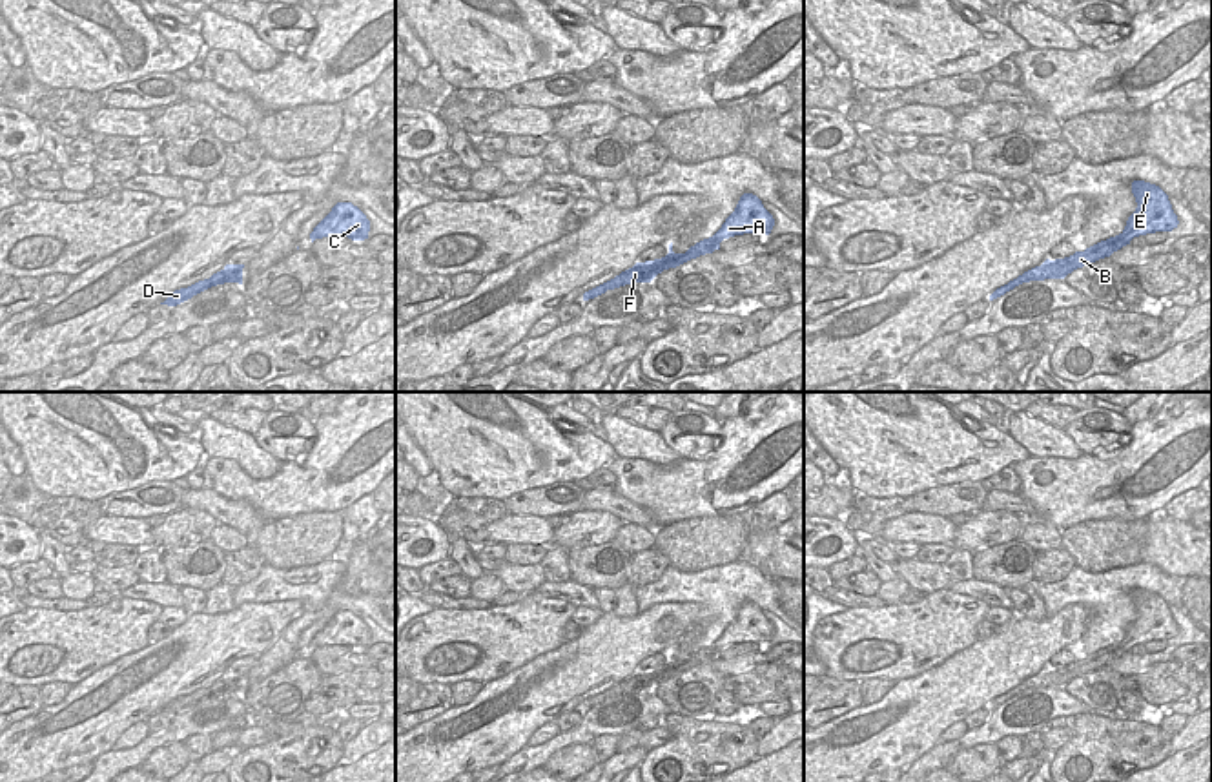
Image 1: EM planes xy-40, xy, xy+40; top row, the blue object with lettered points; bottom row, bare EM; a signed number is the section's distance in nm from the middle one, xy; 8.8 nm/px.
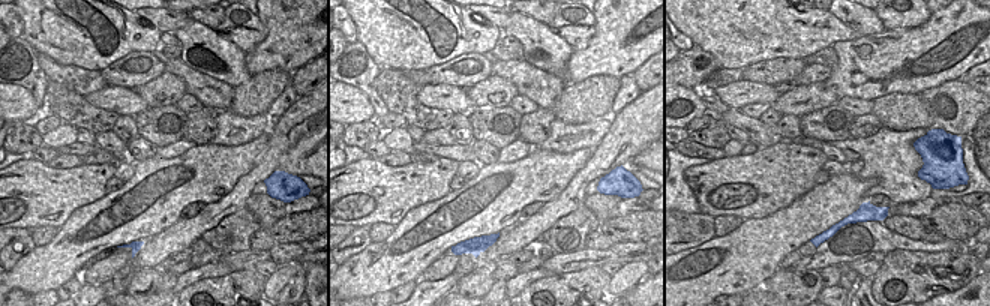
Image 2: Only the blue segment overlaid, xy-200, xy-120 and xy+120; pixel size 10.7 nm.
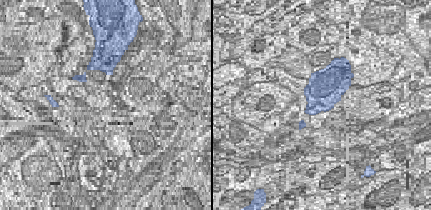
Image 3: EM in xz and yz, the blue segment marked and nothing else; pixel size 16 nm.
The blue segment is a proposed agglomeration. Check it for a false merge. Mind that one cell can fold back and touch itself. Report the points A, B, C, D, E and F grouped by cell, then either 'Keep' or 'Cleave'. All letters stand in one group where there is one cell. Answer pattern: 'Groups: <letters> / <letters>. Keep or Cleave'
Groups: A C E / B D F. Cleave.

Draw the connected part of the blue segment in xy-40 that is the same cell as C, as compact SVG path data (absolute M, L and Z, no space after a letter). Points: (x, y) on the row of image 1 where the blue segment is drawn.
M337 202L332 211L310 233L312 242L323 237L368 239L370 221L352 202Z

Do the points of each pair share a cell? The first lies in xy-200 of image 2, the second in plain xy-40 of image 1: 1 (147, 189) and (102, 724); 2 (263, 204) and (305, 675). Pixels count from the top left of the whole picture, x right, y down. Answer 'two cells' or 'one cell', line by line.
1: one cell
2: two cells

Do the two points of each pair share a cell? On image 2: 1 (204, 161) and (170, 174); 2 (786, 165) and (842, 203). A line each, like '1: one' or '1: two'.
1: one
2: two

